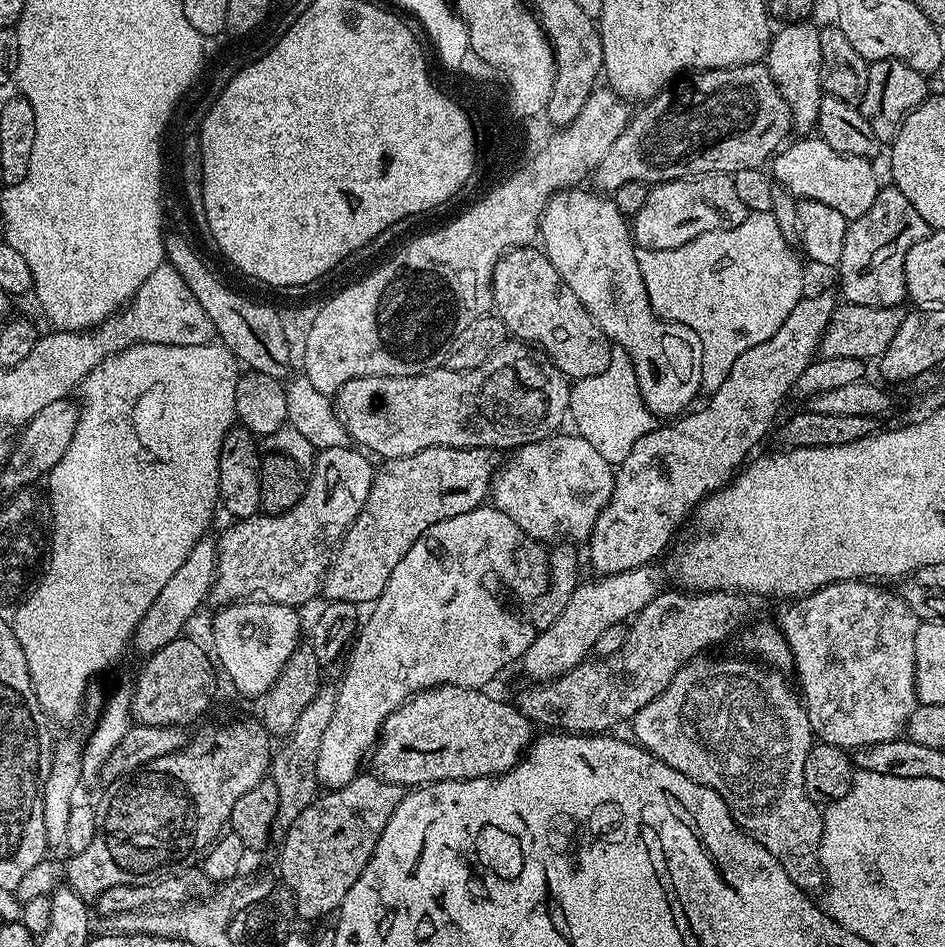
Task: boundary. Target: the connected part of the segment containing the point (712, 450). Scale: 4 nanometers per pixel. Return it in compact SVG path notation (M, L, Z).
M820 292L817 296L805 295L798 306L794 306L786 322L778 326L776 333L766 338L766 342L750 346L746 354L741 354L734 361L734 366L730 366L730 374L726 374L726 382L722 382L722 386L718 386L718 390L707 397L708 405L705 408L697 412L689 411L671 422L661 423L664 424L661 428L660 425L654 426L642 434L638 442L634 442L630 454L626 454L626 458L615 469L616 481L610 498L598 514L594 530L586 541L588 560L596 571L593 573L609 576L641 568L643 564L652 564L655 556L671 542L672 535L679 530L688 512L695 513L707 496L732 483L732 477L757 451L755 448L771 430L772 423L774 428L780 403L787 398L788 391L791 393L795 389L802 370L806 370L806 366L817 359L820 339L837 307L838 300L828 292Z

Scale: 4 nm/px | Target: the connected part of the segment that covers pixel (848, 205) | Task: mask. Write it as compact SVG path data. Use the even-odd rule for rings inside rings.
M800 138L797 144L789 143L787 147L776 153L770 164L773 181L781 184L787 192L800 200L822 202L822 206L830 206L830 210L838 210L838 214L845 216L849 222L866 214L866 210L874 206L874 198L882 187L881 181L876 181L876 172L872 169L873 161L838 154L838 150L830 150L830 146L826 146L824 140L808 139L812 138Z

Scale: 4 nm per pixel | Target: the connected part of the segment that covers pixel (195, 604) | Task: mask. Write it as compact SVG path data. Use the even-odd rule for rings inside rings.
M212 538L199 540L190 550L190 554L186 554L186 562L182 562L182 566L178 566L178 574L174 574L174 578L170 578L170 582L166 582L166 586L162 586L158 598L154 598L150 610L146 610L142 622L138 622L134 648L136 644L138 651L144 652L143 654L151 654L162 650L162 646L166 646L171 640L181 639L183 632L180 631L187 626L188 619L200 607L205 607L208 593L211 592L212 583L216 577L217 566L216 540Z

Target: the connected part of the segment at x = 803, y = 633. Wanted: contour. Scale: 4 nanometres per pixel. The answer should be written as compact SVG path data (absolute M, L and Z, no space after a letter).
M864 578L854 580L840 580L836 584L827 584L825 588L820 588L817 592L812 592L809 596L802 596L799 600L789 603L784 612L784 617L778 620L780 630L783 632L786 642L790 646L792 655L792 668L796 676L800 679L798 692L804 702L804 709L808 712L810 726L813 737L821 744L833 744L845 750L855 750L865 748L878 742L890 742L897 739L907 729L908 719L918 707L916 699L916 635L920 629L922 621L906 606L901 595L887 592L884 588L875 588L875 583Z

